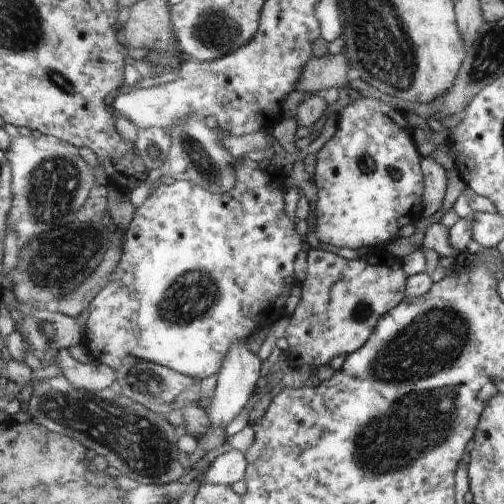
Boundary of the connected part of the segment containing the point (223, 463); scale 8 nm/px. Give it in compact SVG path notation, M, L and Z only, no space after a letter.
M237 449L220 454L204 472L202 480L194 480L195 490L200 490L204 484L232 486L234 482L242 480L245 475L247 460L244 453Z

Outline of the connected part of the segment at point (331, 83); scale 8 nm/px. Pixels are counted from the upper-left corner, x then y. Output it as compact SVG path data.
M343 51L335 55L329 54L324 58L313 56L305 68L303 79L298 84L298 90L308 94L321 94L322 91L336 88L342 92L345 88L350 87L348 80L350 68L348 56L344 56Z

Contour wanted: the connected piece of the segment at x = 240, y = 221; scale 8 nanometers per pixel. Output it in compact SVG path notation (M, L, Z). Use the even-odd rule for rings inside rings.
M246 157L238 160L234 164L236 184L228 192L211 193L209 189L200 188L190 181L175 181L170 185L156 184L150 197L144 200L140 208L135 208L134 216L124 231L122 258L110 275L110 282L98 292L89 306L86 324L88 336L85 339L85 347L103 367L114 369L120 366L126 358L133 356L170 368L180 374L192 376L200 381L208 376L214 376L214 374L218 374L218 370L222 370L226 355L229 354L233 344L254 340L254 336L258 336L258 332L262 332L263 328L270 328L285 313L286 300L290 300L290 296L294 296L294 293L300 289L301 282L294 274L296 256L302 252L302 249L309 248L305 237L298 235L298 228L284 212L284 196L288 189L286 178L289 168L279 168L271 159L266 158L261 162L255 162Z

